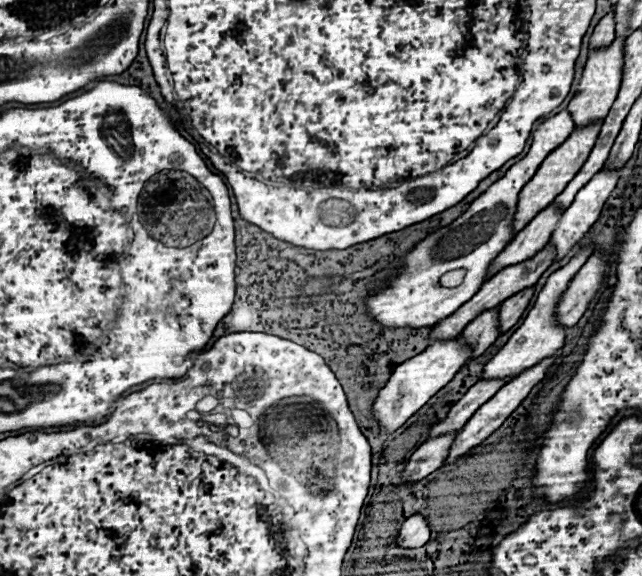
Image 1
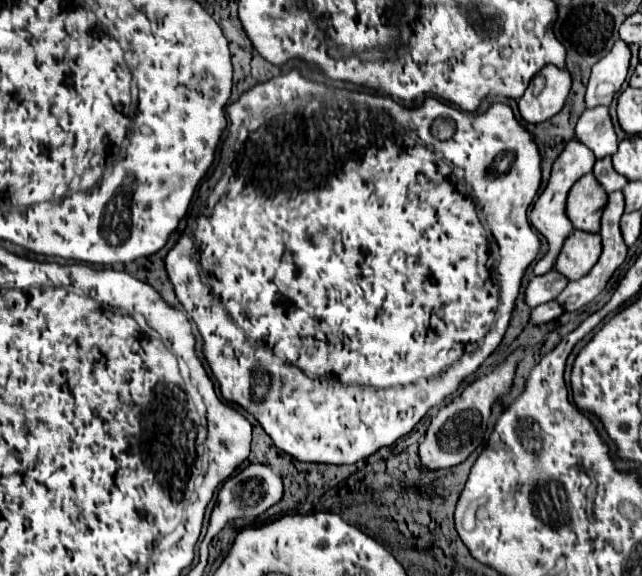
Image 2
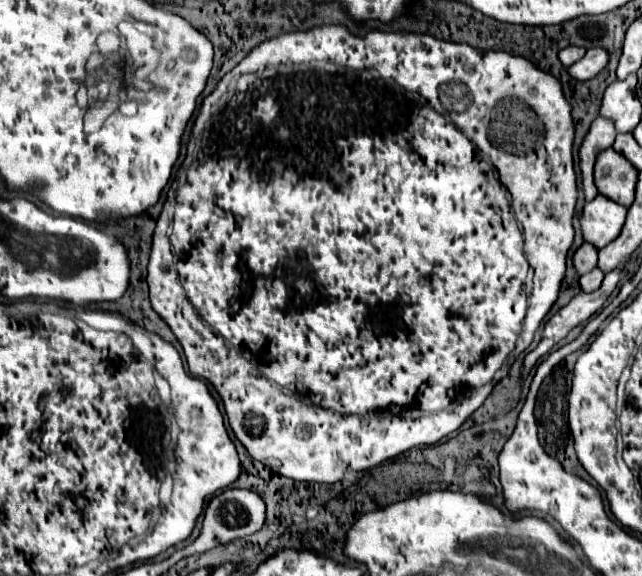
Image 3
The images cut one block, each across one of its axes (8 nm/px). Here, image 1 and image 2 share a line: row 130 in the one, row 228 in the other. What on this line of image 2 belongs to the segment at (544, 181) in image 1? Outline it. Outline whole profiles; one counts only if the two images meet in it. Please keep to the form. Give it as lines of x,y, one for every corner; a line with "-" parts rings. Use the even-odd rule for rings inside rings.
592,174
582,176
582,180
572,186
566,200
566,216
570,216
568,220
572,222
574,230
596,234
602,204
606,204
606,192
602,192
602,186

